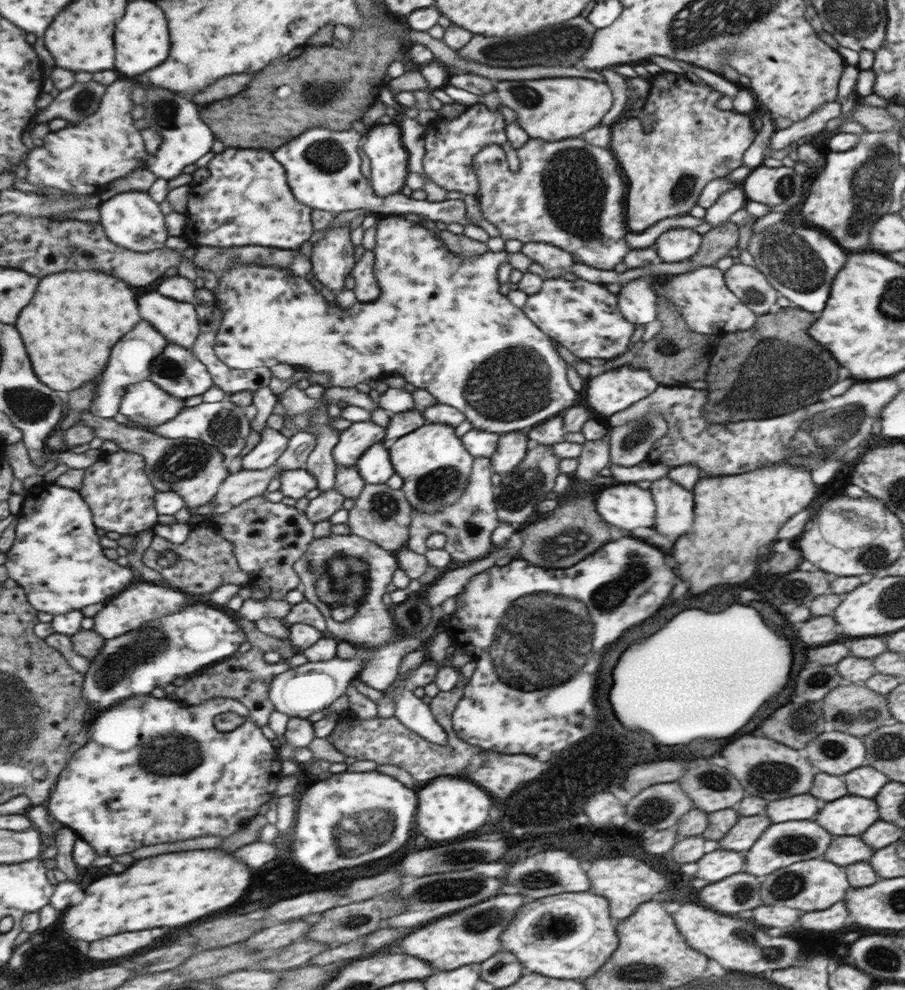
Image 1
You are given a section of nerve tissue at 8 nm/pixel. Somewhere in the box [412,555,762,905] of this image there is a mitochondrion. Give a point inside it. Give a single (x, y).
(654, 810)

